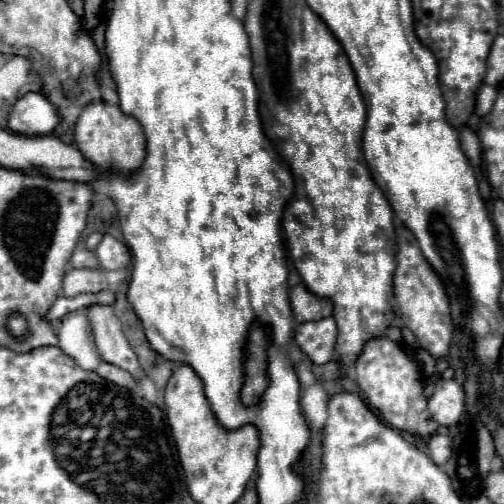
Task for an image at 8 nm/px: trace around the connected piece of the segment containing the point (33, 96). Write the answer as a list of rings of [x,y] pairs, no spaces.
[[[27,93],[9,115],[9,129],[23,135],[49,135],[59,125],[57,107],[43,93]]]

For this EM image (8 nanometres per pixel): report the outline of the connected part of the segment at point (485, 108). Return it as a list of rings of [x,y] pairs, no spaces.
[[[491,85],[481,87],[481,91],[477,93],[477,109],[475,109],[479,117],[483,117],[483,115],[487,115],[491,111],[491,107],[495,103],[495,97],[497,97],[497,93],[493,93]]]

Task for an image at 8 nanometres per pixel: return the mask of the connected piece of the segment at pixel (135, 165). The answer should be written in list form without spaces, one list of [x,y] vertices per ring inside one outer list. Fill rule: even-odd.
[[[95,101],[83,107],[81,115],[75,121],[75,145],[83,153],[83,157],[93,163],[97,171],[117,169],[122,175],[135,173],[145,161],[145,135],[137,119],[125,115],[119,105],[109,105],[105,101]]]

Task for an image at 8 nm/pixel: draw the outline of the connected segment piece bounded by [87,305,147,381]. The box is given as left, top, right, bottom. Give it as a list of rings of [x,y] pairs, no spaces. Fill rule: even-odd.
[[[91,305],[87,309],[87,317],[91,321],[93,333],[97,333],[95,343],[101,353],[101,359],[129,371],[135,381],[145,381],[147,375],[139,365],[139,359],[131,349],[127,337],[123,335],[121,323],[115,317],[113,309],[109,305]]]

